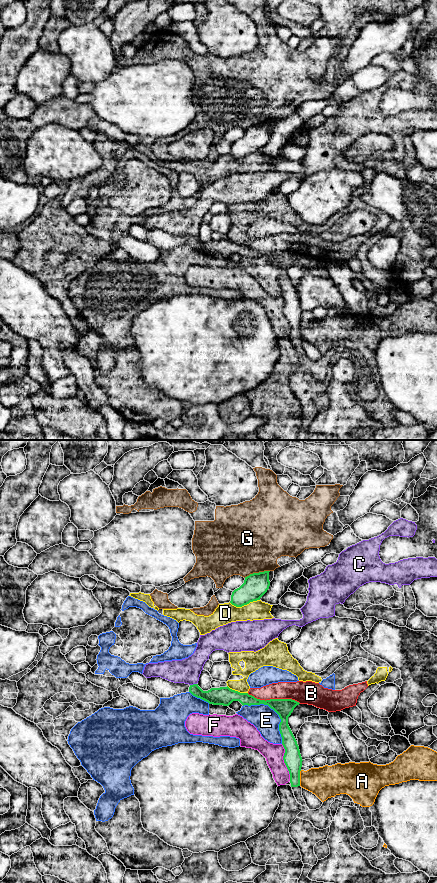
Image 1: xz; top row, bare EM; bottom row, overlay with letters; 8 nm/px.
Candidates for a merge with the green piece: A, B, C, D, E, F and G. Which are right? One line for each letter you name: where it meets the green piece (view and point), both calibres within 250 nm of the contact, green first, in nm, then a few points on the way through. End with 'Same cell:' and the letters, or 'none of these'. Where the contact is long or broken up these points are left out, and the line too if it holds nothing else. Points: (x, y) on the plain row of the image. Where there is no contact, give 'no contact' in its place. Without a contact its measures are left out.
Same cell: none of these

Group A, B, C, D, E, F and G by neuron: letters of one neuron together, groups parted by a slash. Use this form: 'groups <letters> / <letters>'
groups A F / B D / C / E / G

